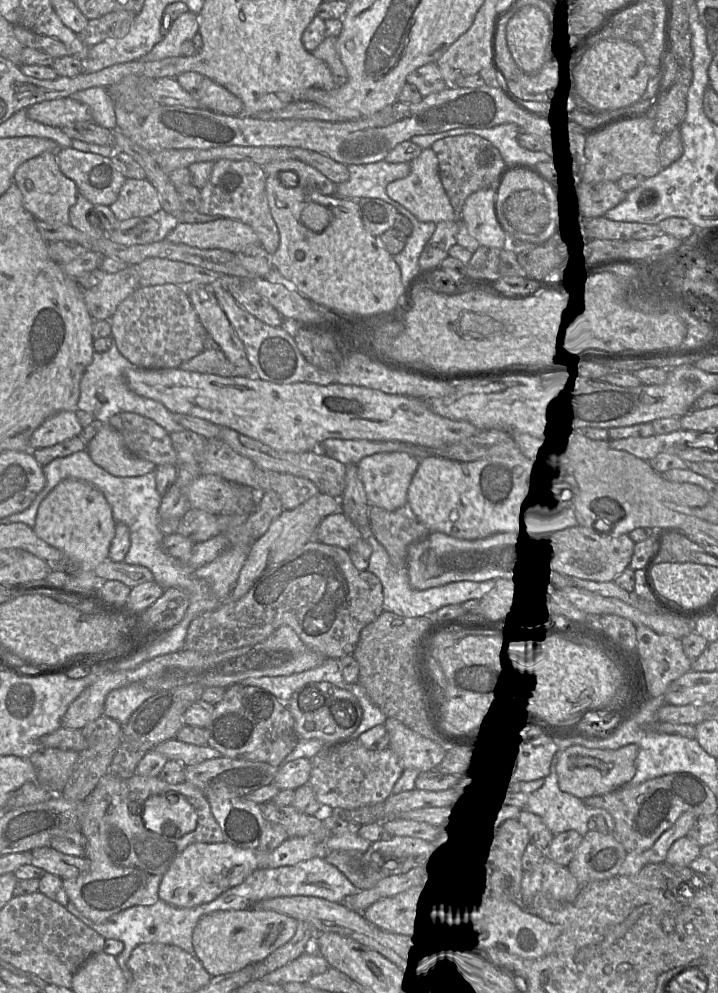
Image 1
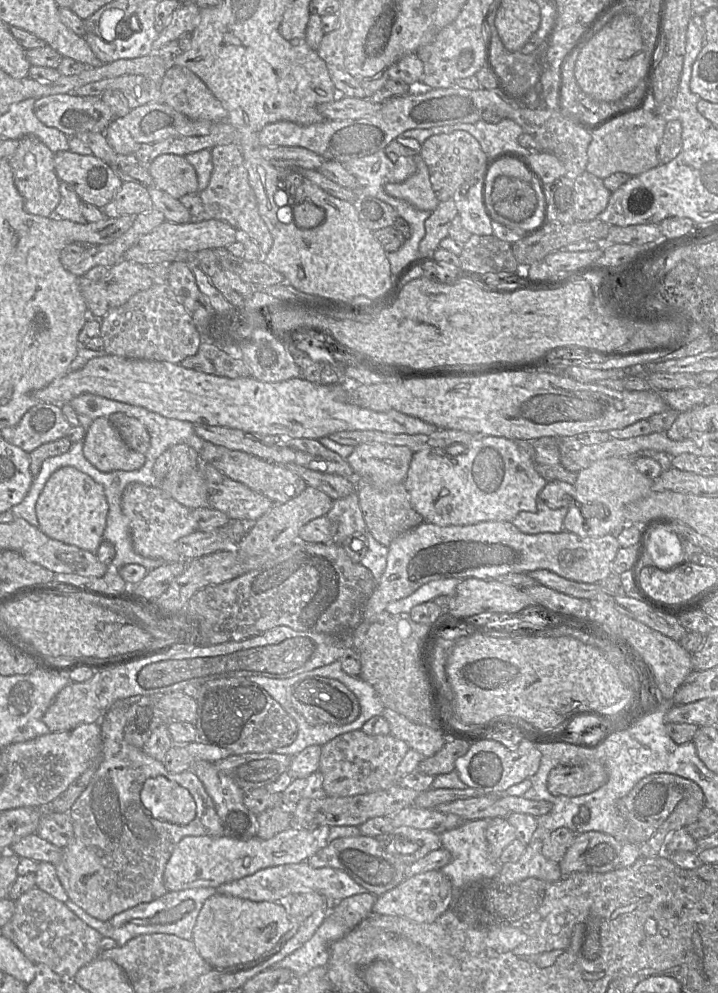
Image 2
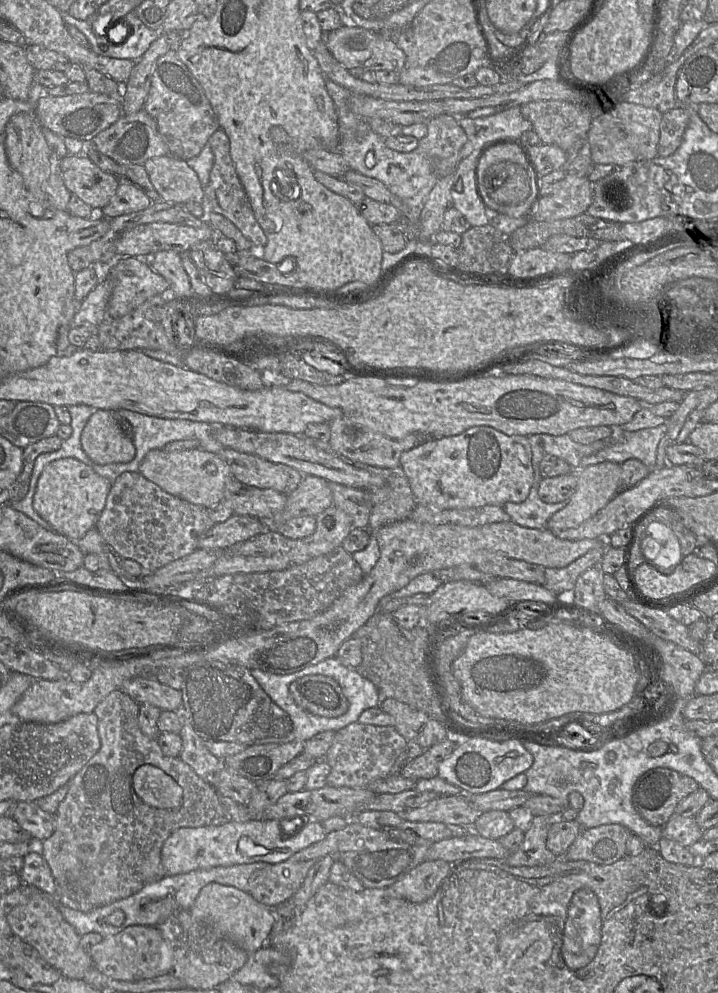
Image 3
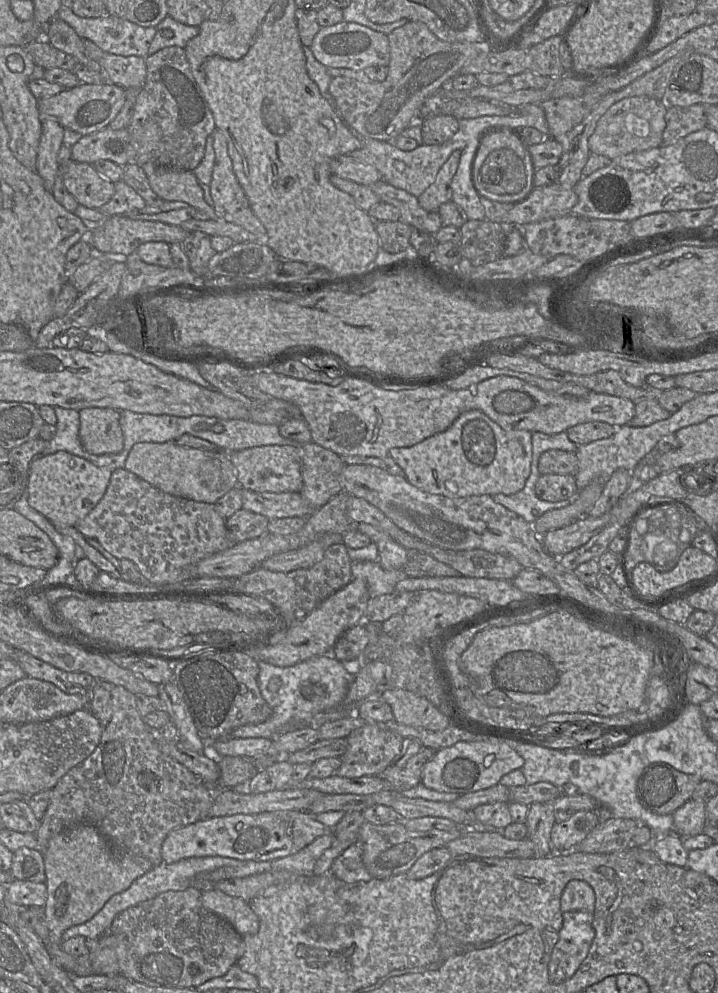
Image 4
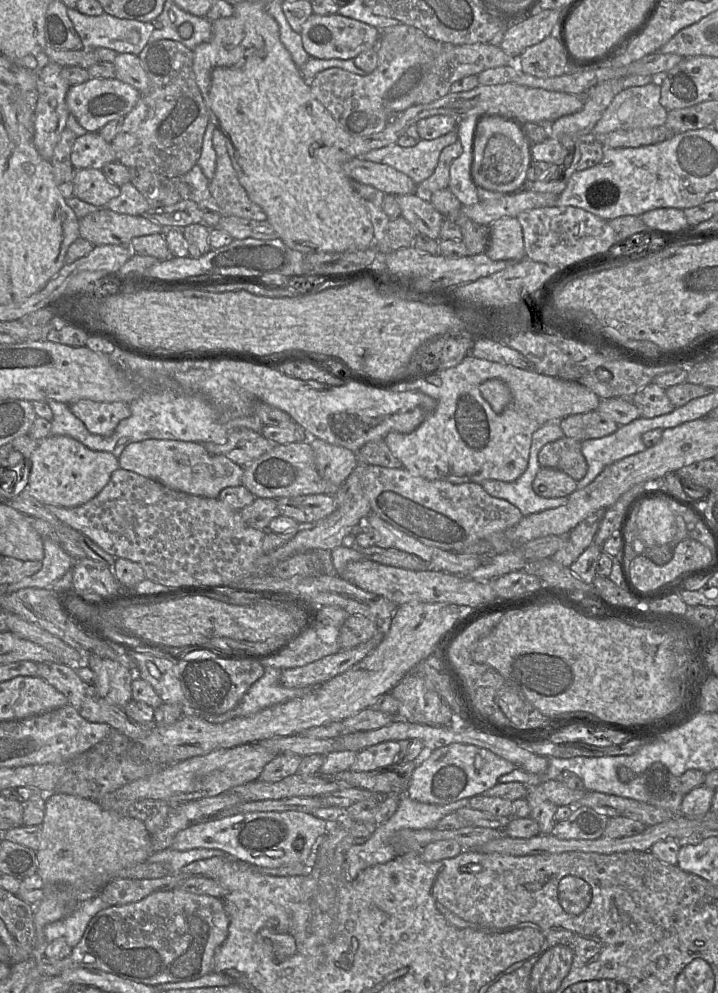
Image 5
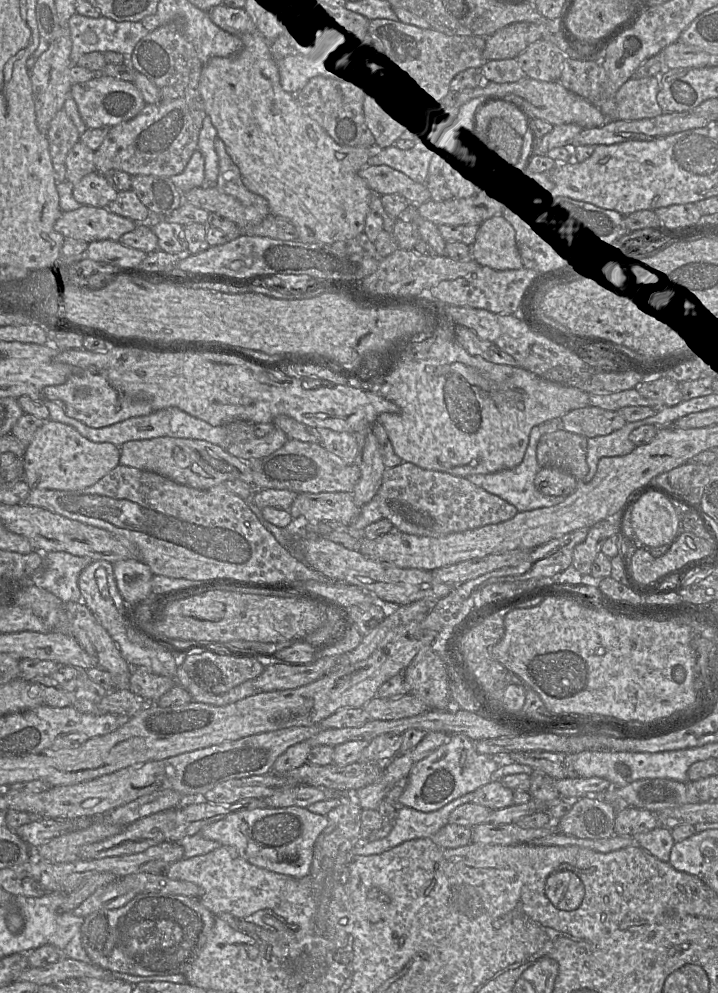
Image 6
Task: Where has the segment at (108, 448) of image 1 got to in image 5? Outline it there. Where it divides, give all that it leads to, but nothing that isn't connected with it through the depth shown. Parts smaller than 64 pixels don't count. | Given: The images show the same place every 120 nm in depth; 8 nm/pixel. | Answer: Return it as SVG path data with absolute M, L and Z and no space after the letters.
M81 399L69 407L90 433L103 437L111 436L119 422L131 415L129 403L124 402L95 402Z

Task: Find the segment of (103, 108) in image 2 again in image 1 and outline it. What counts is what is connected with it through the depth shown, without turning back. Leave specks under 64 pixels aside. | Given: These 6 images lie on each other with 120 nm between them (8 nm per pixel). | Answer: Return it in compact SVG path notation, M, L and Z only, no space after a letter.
M71 97L42 101L26 110L30 119L52 127L92 120L89 107Z

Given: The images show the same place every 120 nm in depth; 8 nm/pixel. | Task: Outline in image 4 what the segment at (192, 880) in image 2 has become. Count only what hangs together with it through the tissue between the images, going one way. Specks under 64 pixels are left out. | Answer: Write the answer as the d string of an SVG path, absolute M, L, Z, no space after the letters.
M273 811L273 812L263 812L259 814L250 814L250 815L236 814L236 815L230 815L230 816L224 816L224 817L212 817L201 821L197 821L193 824L187 825L184 827L179 827L171 831L167 835L167 837L165 838L162 844L161 856L162 856L163 862L168 864L175 863L185 858L207 857L207 856L223 856L223 857L234 858L237 860L271 861L271 860L284 858L299 852L303 848L310 845L314 840L324 835L328 830L329 829L325 825L323 825L322 823L320 823L315 819L314 815L311 815L308 812L300 812L300 811Z

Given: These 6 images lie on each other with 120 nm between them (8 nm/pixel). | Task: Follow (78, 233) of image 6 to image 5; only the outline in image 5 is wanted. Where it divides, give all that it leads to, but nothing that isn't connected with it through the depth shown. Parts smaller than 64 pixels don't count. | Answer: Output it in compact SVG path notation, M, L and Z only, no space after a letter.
M101 207L79 219L79 237L89 241L94 246L112 244L131 248L131 240L135 237L164 232L165 228L163 226L142 215L133 216L117 213L107 207Z

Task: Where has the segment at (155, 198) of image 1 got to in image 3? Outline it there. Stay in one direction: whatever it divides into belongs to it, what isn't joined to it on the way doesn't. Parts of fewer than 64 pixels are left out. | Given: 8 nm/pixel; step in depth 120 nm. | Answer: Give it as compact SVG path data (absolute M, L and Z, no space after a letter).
M119 182L115 195L101 209L101 212L105 218L111 219L144 210L151 204L151 200L141 189L131 184Z

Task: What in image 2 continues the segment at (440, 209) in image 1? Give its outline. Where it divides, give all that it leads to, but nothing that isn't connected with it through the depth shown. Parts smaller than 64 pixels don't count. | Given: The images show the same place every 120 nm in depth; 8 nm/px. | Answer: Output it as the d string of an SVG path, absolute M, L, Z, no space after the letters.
M419 154L413 157L417 166L416 172L401 183L386 184L385 191L419 210L434 211L440 201L432 188L428 167Z

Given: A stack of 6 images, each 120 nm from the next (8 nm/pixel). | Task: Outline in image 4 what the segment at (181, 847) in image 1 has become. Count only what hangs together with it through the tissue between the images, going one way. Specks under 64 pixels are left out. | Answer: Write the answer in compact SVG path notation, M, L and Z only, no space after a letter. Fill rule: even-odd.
M95 680L90 690L90 703L88 706L88 710L99 720L101 725L101 739L97 748L94 752L86 758L82 763L70 769L52 788L52 796L45 813L41 821L41 826L37 830L36 839L38 841L38 850L43 853L46 849L49 841L58 833L61 833L64 830L72 828L78 825L90 825L97 828L101 834L108 839L108 841L113 844L117 849L132 853L135 855L142 856L148 859L151 863L152 867L158 866L163 862L161 856L161 847L162 844L167 837L167 835L177 829L179 827L184 827L190 824L193 824L197 821L201 821L207 819L209 817L209 811L214 803L215 792L211 789L210 786L206 785L198 776L188 770L184 765L173 759L172 757L164 754L153 739L153 730L149 726L145 724L143 718L140 716L137 705L135 695L130 691L125 689L122 686L115 685L109 682L105 682L102 680ZM144 772L150 772L153 774L153 782L149 784L148 787L144 787L139 783L139 775Z

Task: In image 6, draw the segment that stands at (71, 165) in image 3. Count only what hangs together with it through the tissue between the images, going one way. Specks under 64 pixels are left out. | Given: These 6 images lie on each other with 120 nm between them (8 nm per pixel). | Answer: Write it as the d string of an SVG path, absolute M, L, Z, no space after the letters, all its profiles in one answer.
M92 172L84 176L76 184L73 184L73 196L81 205L108 208L108 204L117 198L118 191L110 185L103 174Z

